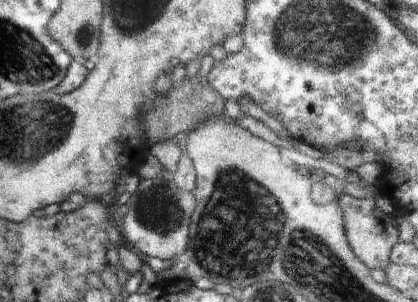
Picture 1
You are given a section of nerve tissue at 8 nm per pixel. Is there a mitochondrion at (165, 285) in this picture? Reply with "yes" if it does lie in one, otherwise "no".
no

